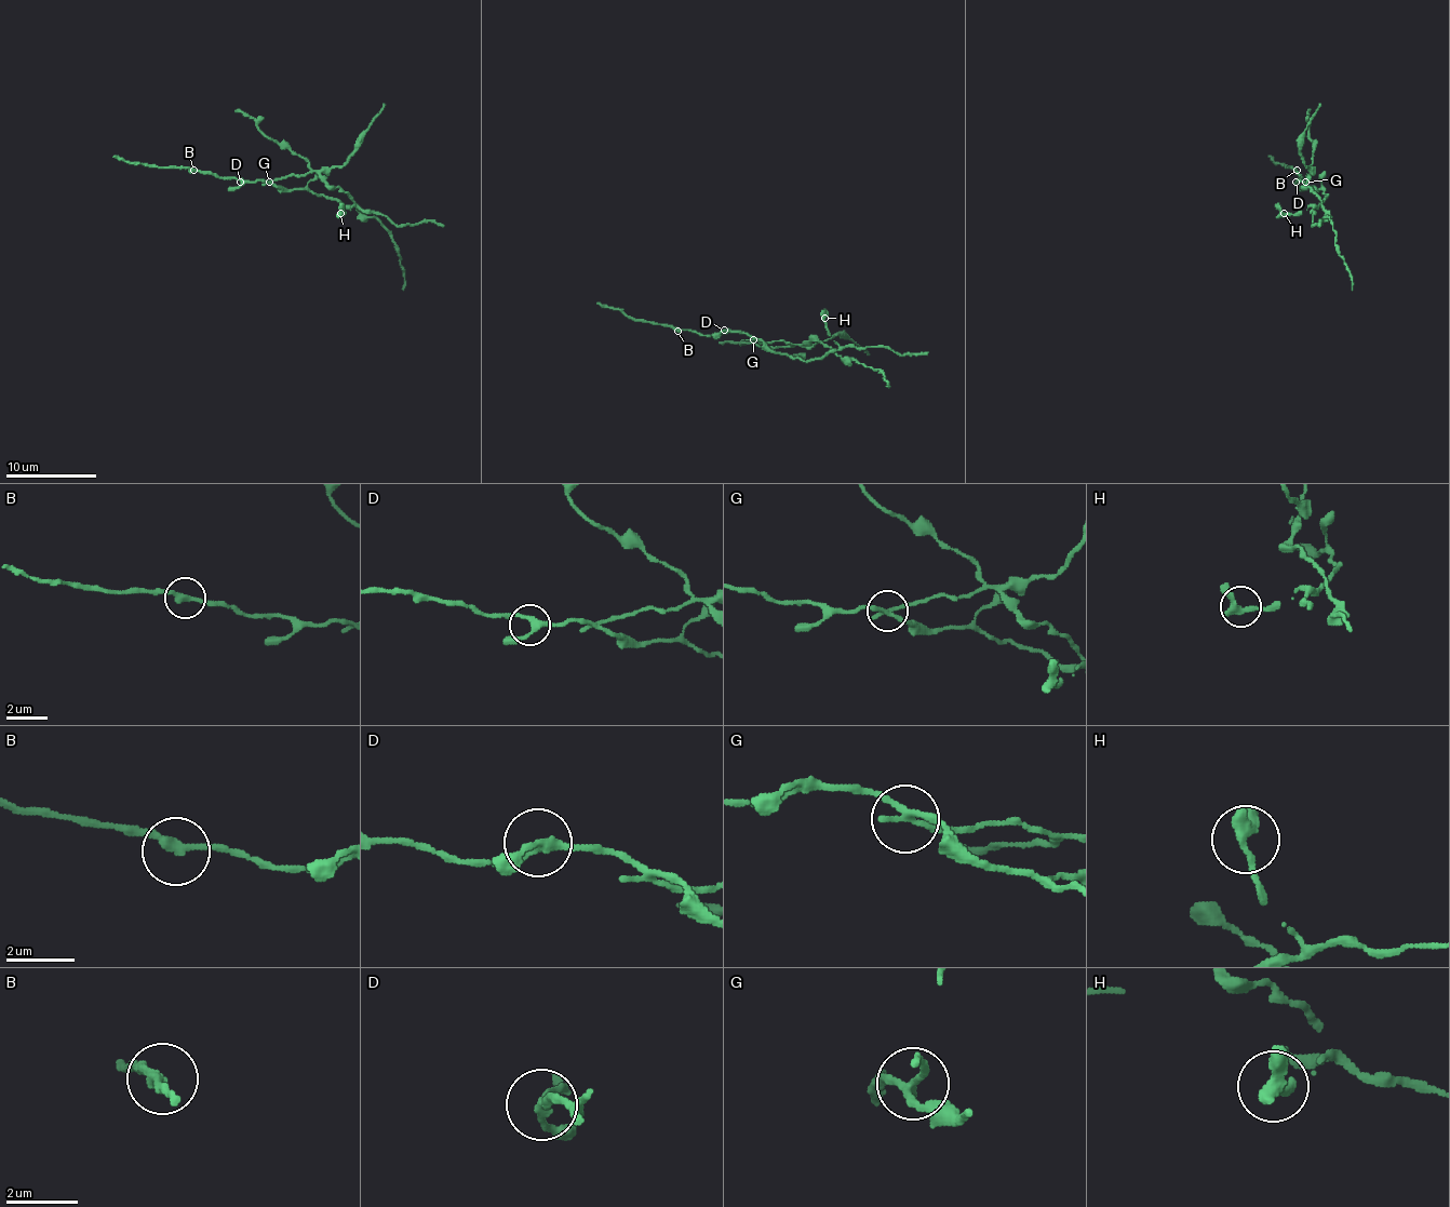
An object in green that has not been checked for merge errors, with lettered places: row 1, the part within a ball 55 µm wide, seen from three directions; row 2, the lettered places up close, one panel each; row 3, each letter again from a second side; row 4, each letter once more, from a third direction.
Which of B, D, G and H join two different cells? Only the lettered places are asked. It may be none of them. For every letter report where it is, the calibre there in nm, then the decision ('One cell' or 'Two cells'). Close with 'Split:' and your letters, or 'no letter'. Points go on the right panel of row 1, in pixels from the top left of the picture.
B: Place: (1297, 170). Thickness 260 nm. One cell
D: Place: (1296, 182). Thickness 240 nm. One cell
G: Place: (1305, 182). Thickness 190 nm. Two cells
H: Place: (1284, 213). Thickness 360 nm. One cell
Split: G

